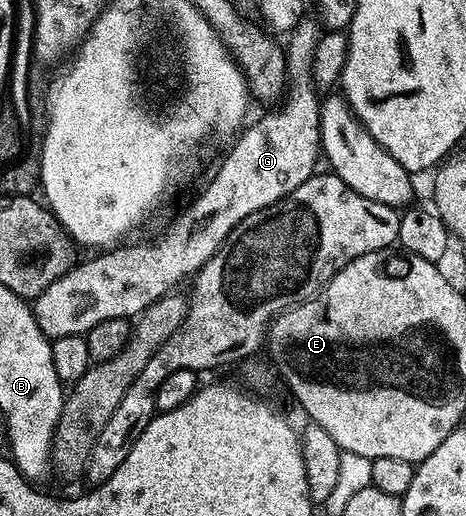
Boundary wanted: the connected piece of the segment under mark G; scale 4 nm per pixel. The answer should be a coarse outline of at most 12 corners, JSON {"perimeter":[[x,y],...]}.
{"perimeter":[[318,19],[285,36],[281,103],[234,137],[148,244],[100,251],[34,297],[51,340],[134,318],[249,214],[316,175]]}

